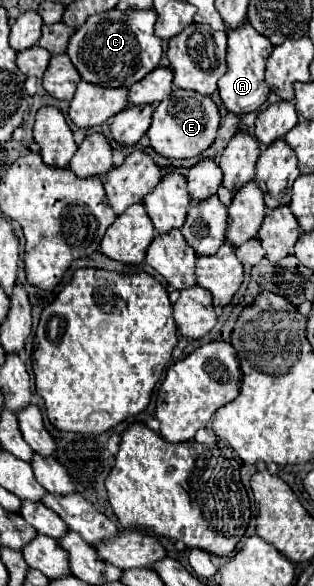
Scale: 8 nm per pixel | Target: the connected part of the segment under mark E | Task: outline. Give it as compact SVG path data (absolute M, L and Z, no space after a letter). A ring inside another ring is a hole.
M173 88L169 98L161 100L153 112L153 124L147 130L149 144L161 156L167 158L191 158L209 148L215 140L215 132L219 128L219 110L217 104L195 90Z

